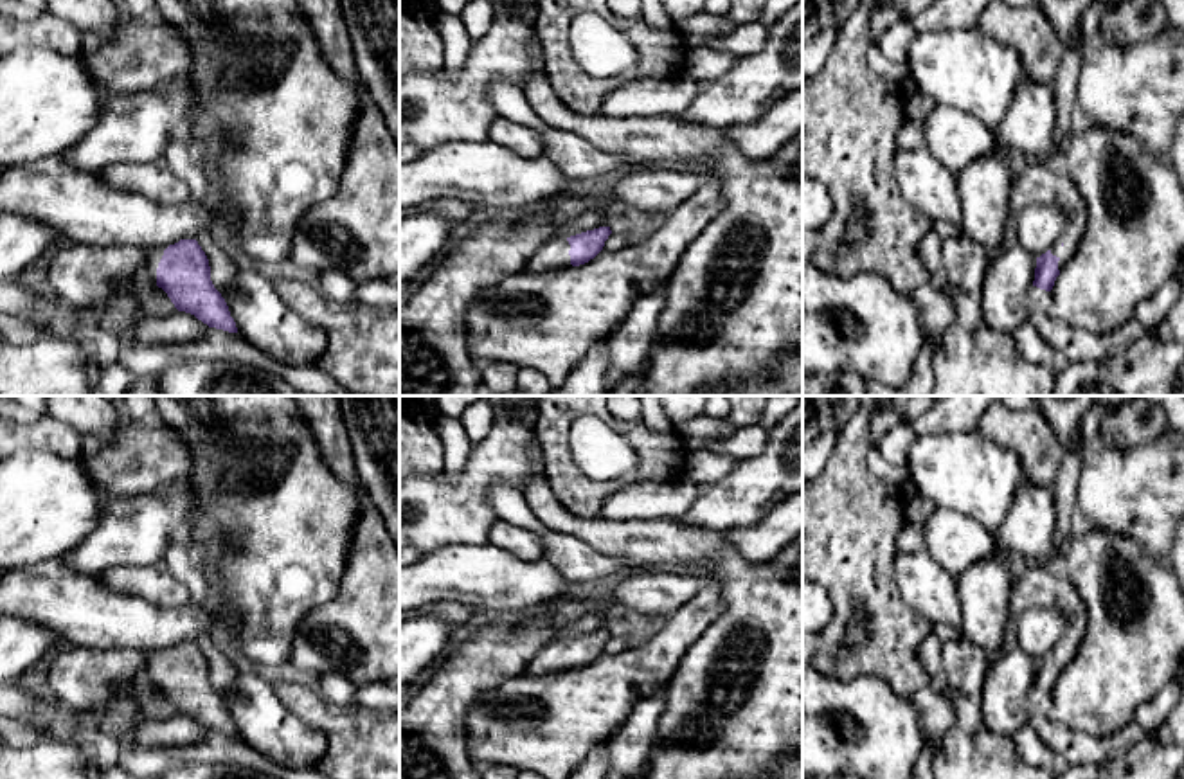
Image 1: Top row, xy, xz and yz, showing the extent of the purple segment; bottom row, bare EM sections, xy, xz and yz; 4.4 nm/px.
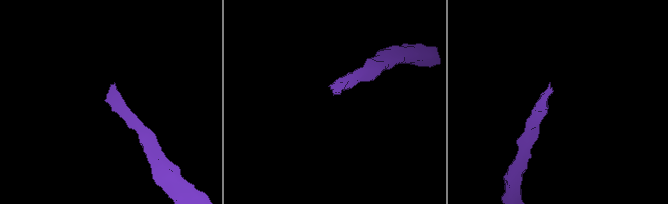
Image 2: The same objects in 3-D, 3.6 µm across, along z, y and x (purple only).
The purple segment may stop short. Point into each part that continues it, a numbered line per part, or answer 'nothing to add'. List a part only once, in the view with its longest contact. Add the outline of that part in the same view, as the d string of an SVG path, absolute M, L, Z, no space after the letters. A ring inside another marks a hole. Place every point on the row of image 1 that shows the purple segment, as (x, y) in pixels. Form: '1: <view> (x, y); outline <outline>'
1: xy (153, 256); outline M146 248L144 250L144 277L155 286L155 302L160 306L175 308L167 293L157 286L157 268L166 248Z

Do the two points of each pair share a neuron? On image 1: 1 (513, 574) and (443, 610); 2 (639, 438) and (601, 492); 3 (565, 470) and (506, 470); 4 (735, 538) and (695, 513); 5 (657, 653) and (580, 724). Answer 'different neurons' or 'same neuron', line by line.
1: different neurons
2: same neuron
3: different neurons
4: different neurons
5: same neuron

